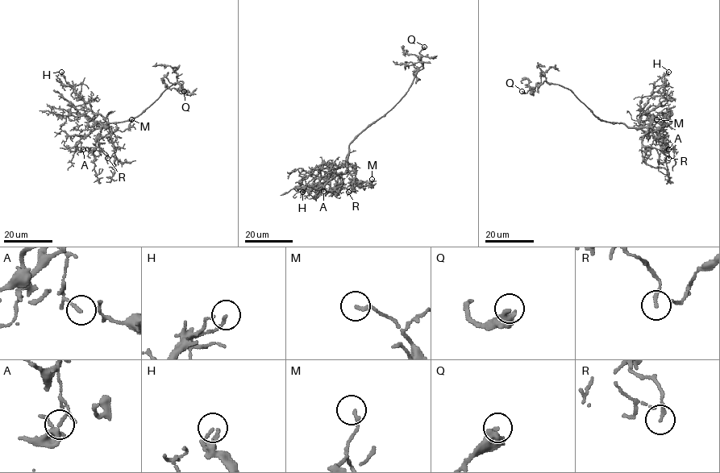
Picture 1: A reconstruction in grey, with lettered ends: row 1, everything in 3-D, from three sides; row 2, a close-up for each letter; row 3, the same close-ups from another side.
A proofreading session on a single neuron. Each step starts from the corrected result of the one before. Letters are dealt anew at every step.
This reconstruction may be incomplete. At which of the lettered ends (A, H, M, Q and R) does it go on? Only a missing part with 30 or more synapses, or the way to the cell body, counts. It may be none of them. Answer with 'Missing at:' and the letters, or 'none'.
Missing at: none

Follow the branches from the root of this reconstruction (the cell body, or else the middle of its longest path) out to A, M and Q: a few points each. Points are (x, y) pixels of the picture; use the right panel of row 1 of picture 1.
A: (604, 121), (625, 123), (628, 126), (651, 126), (668, 141), (668, 149)
M: (604, 121), (625, 123), (628, 126), (651, 127), (655, 132), (658, 129), (662, 131), (663, 123), (656, 119)
Q: (604, 121), (596, 117), (569, 89), (558, 84), (543, 81), (526, 93), (522, 91)

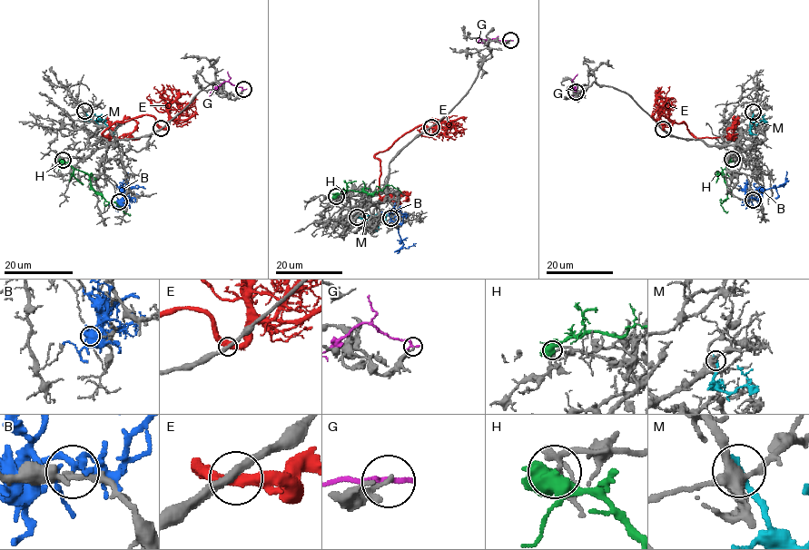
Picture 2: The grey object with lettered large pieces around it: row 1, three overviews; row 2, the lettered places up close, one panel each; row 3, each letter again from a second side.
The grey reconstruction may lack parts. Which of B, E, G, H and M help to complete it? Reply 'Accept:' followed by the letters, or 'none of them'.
Accept: none of them

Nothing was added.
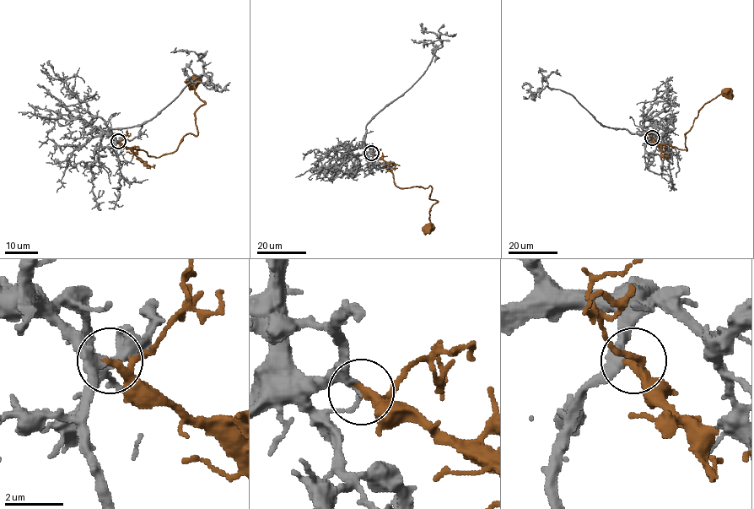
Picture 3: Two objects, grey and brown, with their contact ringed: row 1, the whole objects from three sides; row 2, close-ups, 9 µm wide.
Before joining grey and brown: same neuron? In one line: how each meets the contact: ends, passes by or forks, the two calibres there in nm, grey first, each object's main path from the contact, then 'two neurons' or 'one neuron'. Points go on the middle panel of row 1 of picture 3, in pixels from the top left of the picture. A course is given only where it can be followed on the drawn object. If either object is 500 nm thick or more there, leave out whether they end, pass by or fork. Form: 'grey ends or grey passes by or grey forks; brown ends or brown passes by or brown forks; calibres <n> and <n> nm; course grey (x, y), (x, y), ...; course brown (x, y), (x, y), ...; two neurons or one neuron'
grey ends; brown passes by; calibres 240 and 240 nm; course grey (371, 153), (364, 149), (366, 125), (424, 73), (433, 52), (442, 46), (433, 32), (422, 31), (422, 24); course brown (371, 153), (381, 159), (400, 187), (430, 186), (430, 198), (437, 202), (428, 228); one neuron

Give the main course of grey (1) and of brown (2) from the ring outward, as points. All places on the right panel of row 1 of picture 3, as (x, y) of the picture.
1: (652, 138), (648, 133), (608, 127), (571, 95), (559, 89), (547, 86), (534, 94), (528, 83), (524, 88)
2: (652, 138), (657, 143), (686, 150), (686, 132), (685, 134), (692, 125), (698, 111), (724, 91), (727, 92)

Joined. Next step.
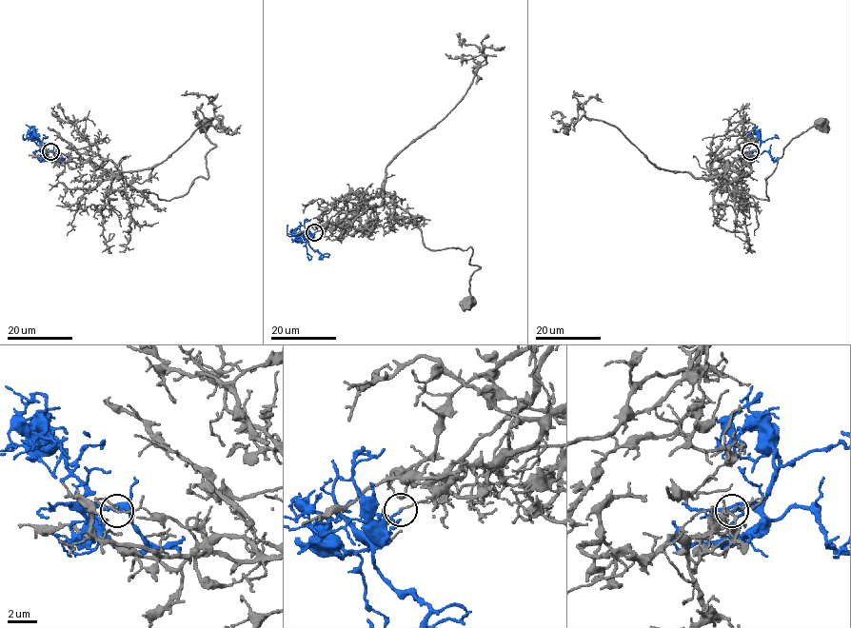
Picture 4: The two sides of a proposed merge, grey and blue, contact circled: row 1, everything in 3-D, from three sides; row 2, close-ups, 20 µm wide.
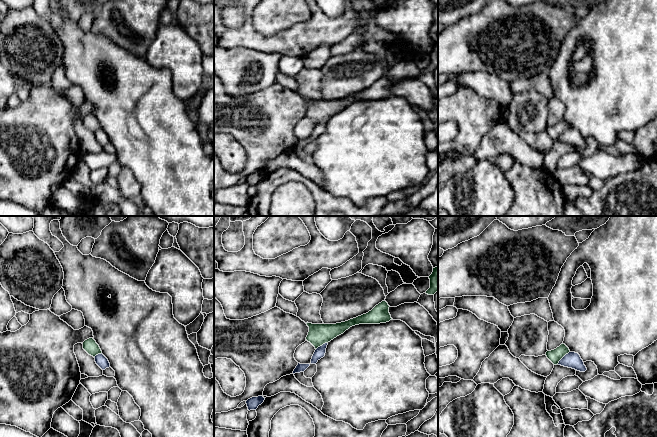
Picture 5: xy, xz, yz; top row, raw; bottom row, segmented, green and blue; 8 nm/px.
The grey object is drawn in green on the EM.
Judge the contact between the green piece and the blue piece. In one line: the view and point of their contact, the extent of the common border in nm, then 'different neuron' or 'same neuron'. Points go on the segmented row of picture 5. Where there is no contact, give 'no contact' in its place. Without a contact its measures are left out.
yz (563, 356) | 140 nm | different neuron

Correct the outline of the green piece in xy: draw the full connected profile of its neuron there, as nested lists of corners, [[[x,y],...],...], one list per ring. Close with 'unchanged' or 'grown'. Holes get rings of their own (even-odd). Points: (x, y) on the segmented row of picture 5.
[[[89,338],[83,342],[83,349],[93,357],[102,353],[99,345],[93,338]]]; unchanged

